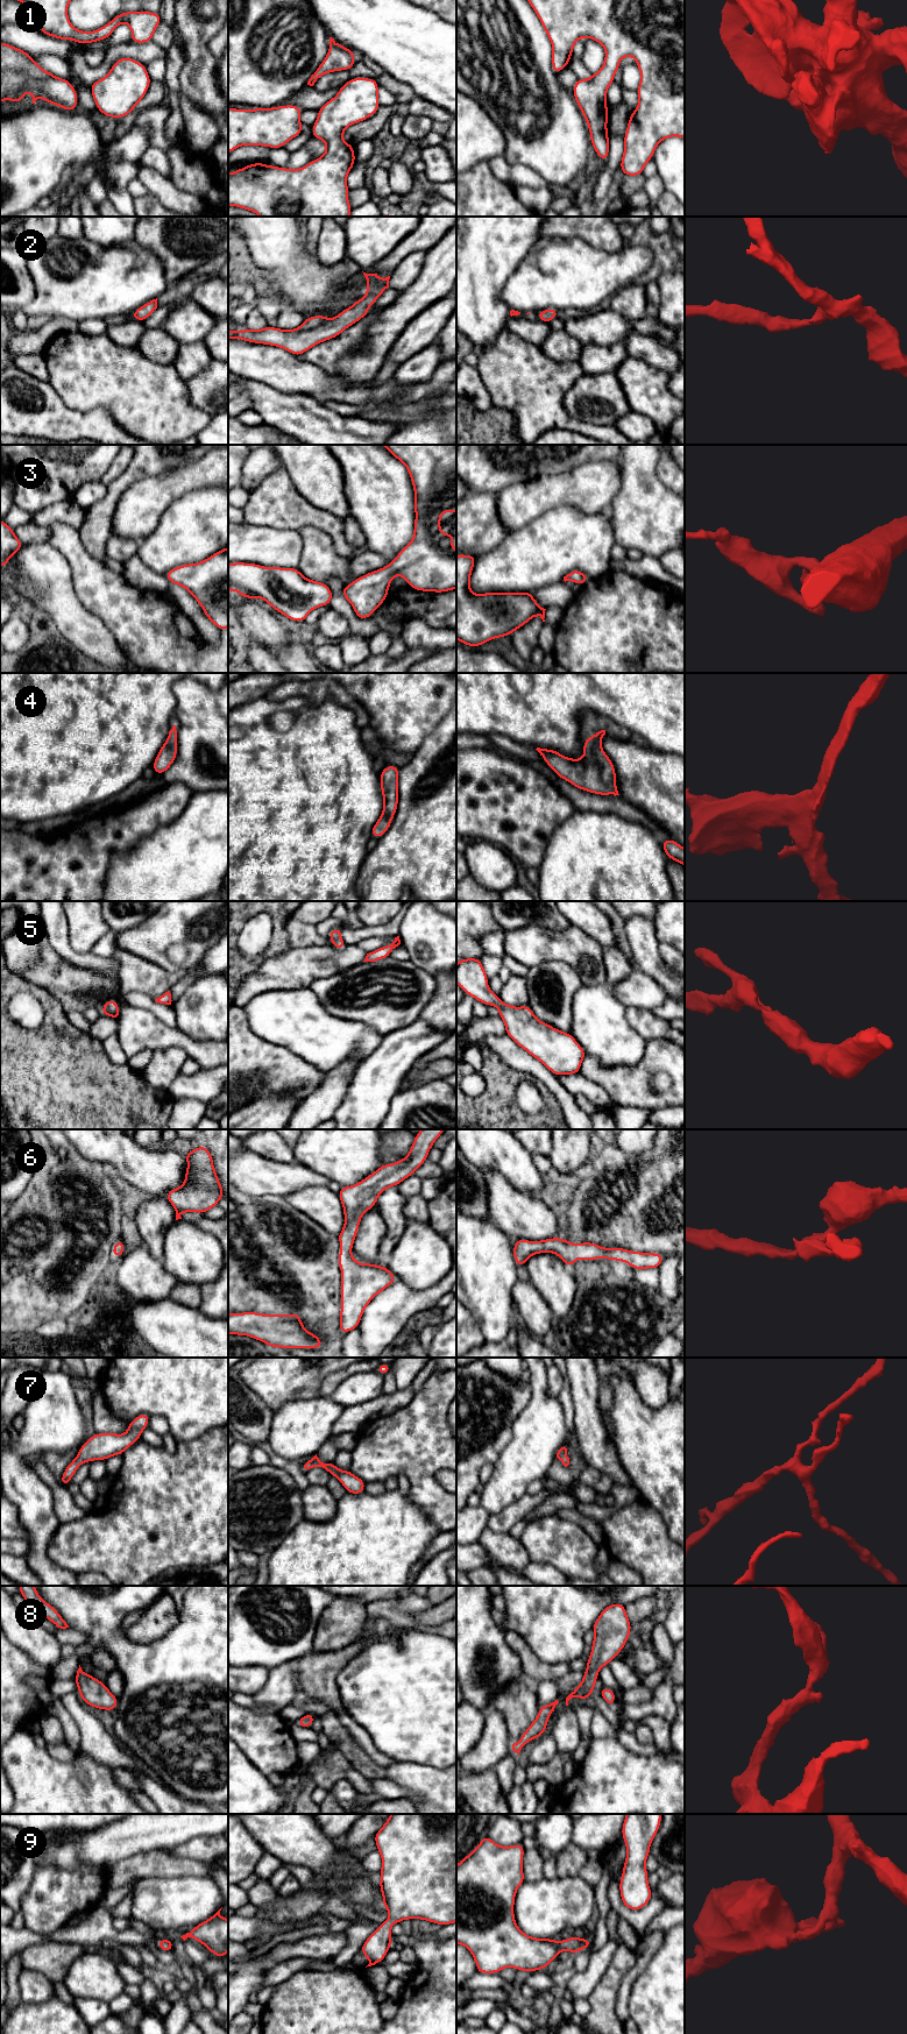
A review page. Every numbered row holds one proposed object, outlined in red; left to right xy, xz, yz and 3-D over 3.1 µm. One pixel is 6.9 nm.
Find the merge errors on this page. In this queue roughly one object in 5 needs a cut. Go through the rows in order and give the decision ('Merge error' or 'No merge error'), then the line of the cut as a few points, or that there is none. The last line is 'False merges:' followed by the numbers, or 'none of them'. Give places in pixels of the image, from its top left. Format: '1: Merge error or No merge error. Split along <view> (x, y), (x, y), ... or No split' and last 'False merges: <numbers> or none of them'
1: No merge error. No split
2: No merge error. No split
3: No merge error. No split
4: No merge error. No split
5: No merge error. No split
6: No merge error. No split
7: No merge error. No split
8: No merge error. No split
9: No merge error. No split
False merges: none of them

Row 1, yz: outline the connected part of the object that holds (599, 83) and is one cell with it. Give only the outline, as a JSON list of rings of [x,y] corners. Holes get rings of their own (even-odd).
[[[527,0],[539,17],[552,44],[552,68],[555,75],[569,64],[573,47],[581,37],[598,42],[605,50],[602,69],[588,79],[576,79],[573,86],[574,100],[582,112],[590,134],[591,147],[604,162],[609,158],[607,90],[615,83],[619,62],[625,56],[636,59],[640,71],[637,87],[638,106],[632,111],[624,135],[624,153],[621,169],[624,176],[640,176],[652,160],[657,146],[665,139],[685,139],[685,0]]]

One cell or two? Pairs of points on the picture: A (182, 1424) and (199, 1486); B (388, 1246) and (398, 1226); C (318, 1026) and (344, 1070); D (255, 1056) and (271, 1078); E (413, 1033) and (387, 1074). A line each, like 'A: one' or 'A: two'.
A: two
B: one
C: two
D: one
E: one

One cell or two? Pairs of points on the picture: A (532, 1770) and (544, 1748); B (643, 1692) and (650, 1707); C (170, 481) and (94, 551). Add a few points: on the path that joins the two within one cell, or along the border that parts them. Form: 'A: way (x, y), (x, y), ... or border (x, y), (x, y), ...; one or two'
A: border (557, 1751), (546, 1763), (526, 1763); two
B: border (654, 1693), (649, 1701), (625, 1703); two
C: border (115, 507), (112, 514), (111, 533); two

